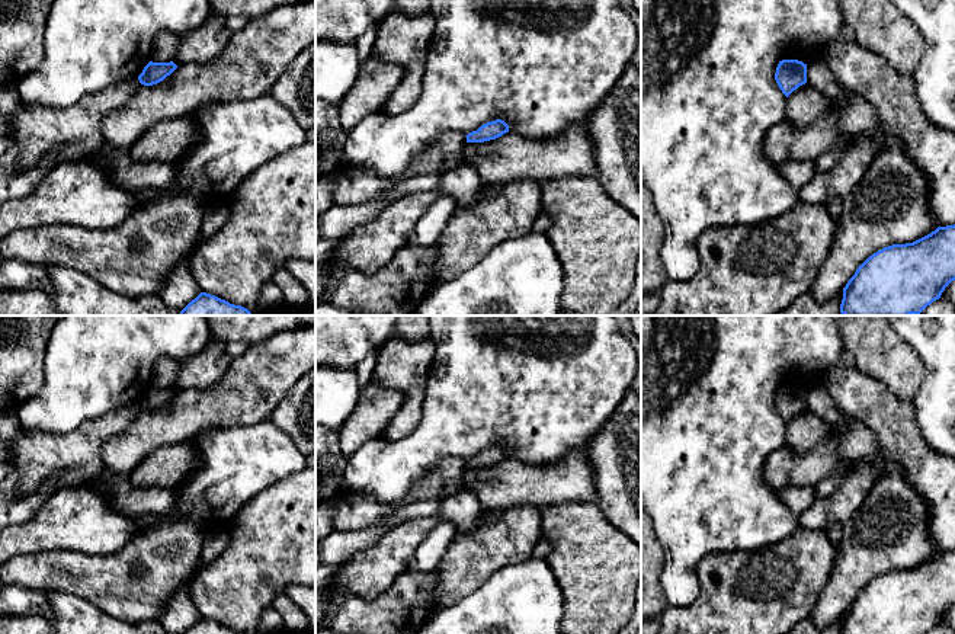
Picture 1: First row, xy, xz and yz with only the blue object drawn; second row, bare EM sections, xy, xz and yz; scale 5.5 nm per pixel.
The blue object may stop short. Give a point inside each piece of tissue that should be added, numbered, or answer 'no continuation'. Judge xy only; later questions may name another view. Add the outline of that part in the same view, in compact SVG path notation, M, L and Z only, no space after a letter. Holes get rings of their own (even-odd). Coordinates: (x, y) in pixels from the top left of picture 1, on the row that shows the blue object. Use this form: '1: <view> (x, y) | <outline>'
no continuation

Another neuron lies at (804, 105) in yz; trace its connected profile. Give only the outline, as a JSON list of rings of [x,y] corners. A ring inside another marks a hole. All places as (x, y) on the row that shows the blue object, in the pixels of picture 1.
[[[805,83],[786,97],[785,122],[795,127],[811,125],[827,106],[827,97]]]

